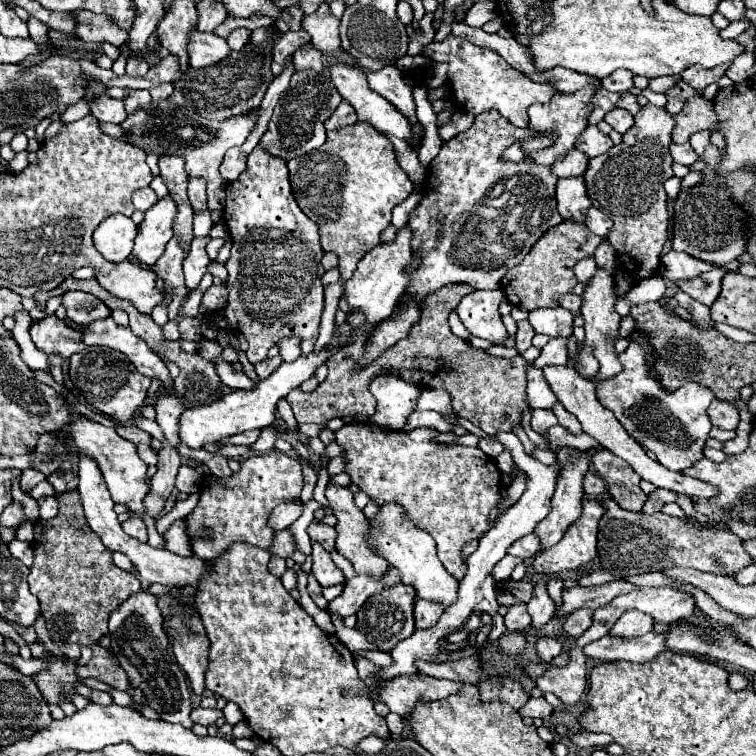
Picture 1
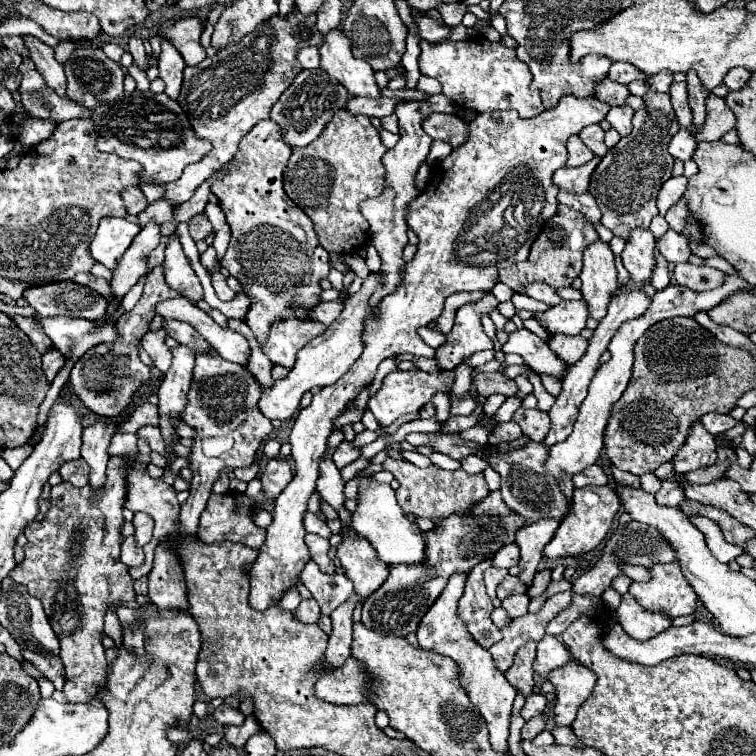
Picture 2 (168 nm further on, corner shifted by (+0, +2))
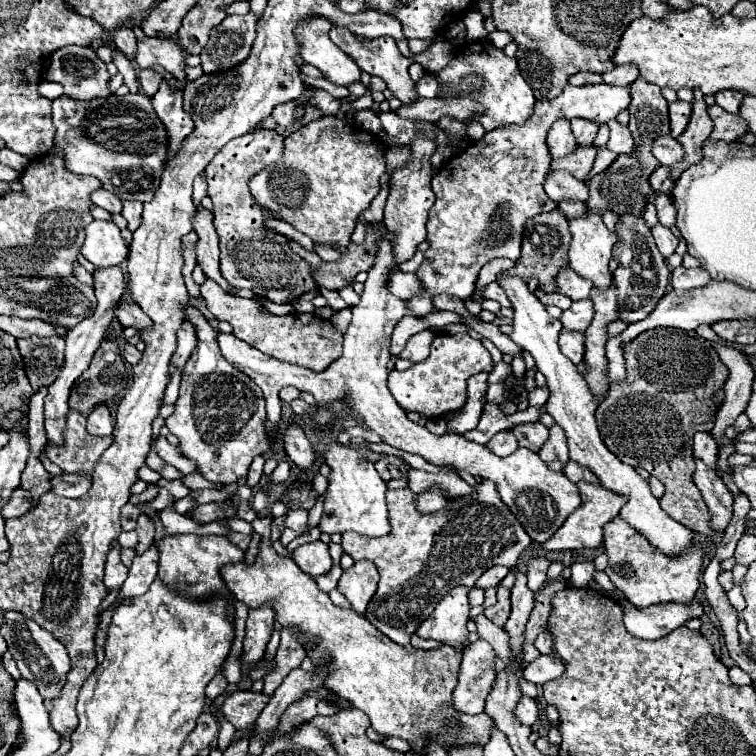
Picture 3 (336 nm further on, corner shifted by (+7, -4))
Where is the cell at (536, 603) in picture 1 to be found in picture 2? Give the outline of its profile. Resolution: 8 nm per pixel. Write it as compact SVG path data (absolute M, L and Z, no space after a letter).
M549 568L537 570L537 574L535 574L535 578L533 578L533 584L531 584L531 588L527 590L527 596L529 596L529 598L537 598L537 596L545 594L549 582L551 582L551 570L549 570Z

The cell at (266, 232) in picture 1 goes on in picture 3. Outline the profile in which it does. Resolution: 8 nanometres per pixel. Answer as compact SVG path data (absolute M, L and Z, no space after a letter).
M254 130L244 136L234 138L212 158L206 166L208 196L214 202L214 226L220 236L220 270L222 276L234 288L250 288L256 296L268 298L276 304L288 304L310 292L316 286L310 276L310 264L292 252L284 234L268 230L264 220L268 214L256 206L248 180L262 168L274 164L284 148L284 138L274 130Z

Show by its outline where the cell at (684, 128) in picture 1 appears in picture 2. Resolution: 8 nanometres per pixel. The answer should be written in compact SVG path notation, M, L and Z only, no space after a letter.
M709 94L707 100L707 116L703 122L703 128L691 128L691 134L697 142L711 142L711 140L719 140L727 130L735 128L735 114L727 108L725 100Z

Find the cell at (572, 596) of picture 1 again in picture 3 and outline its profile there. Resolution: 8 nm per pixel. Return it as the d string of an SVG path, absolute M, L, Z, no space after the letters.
M478 638L462 652L458 686L452 694L452 706L456 706L456 712L484 712L484 702L494 684L494 676L494 650L488 648L486 640Z

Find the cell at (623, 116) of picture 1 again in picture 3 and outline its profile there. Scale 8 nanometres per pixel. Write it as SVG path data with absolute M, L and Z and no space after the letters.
M616 120L608 122L608 128L610 128L610 140L608 140L606 148L612 150L614 154L632 156L636 152L636 148L634 148L634 140L632 140L630 130L626 126L620 126Z

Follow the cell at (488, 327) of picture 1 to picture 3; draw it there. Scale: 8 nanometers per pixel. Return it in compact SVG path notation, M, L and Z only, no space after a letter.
M438 334L432 340L430 356L420 364L410 366L406 372L392 370L388 376L388 390L392 392L394 400L400 404L404 412L420 412L426 418L442 418L444 414L452 414L460 410L466 400L466 380L480 372L492 372L492 356L482 346L480 340L470 338L468 334Z

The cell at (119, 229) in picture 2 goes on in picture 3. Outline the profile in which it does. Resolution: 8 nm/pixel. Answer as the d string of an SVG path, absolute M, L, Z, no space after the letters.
M94 220L86 228L82 256L98 268L120 266L128 258L128 248L112 220Z

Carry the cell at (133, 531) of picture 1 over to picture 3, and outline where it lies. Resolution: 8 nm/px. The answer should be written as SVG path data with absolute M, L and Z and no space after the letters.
M140 514L136 532L138 532L138 536L140 536L140 542L138 542L138 546L136 546L136 554L144 554L144 552L152 546L152 542L154 542L154 532L156 532L154 518L148 516L148 514Z

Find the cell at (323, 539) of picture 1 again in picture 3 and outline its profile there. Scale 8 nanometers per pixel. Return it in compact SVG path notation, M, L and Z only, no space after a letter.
M290 510L286 514L284 524L296 532L302 532L306 528L306 520L308 520L308 512L306 510Z

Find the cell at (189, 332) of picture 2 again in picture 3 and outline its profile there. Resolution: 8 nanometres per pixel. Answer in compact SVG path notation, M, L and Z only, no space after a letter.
M122 298L116 308L114 308L114 314L116 314L116 320L122 324L122 326L136 326L140 332L144 328L148 328L150 320L144 316L144 312L140 312L140 308L128 300L128 298Z

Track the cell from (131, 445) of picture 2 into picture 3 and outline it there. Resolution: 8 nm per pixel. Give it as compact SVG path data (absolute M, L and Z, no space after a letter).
M68 412L64 446L46 446L46 458L58 464L64 472L92 474L96 460L112 444L112 436L96 438L86 432L86 416L80 412Z

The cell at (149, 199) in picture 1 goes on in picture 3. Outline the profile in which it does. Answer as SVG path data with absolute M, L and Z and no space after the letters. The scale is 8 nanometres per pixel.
M94 190L92 192L92 202L104 210L108 210L110 214L116 214L122 210L122 202L120 198L116 198L112 192L108 190Z

